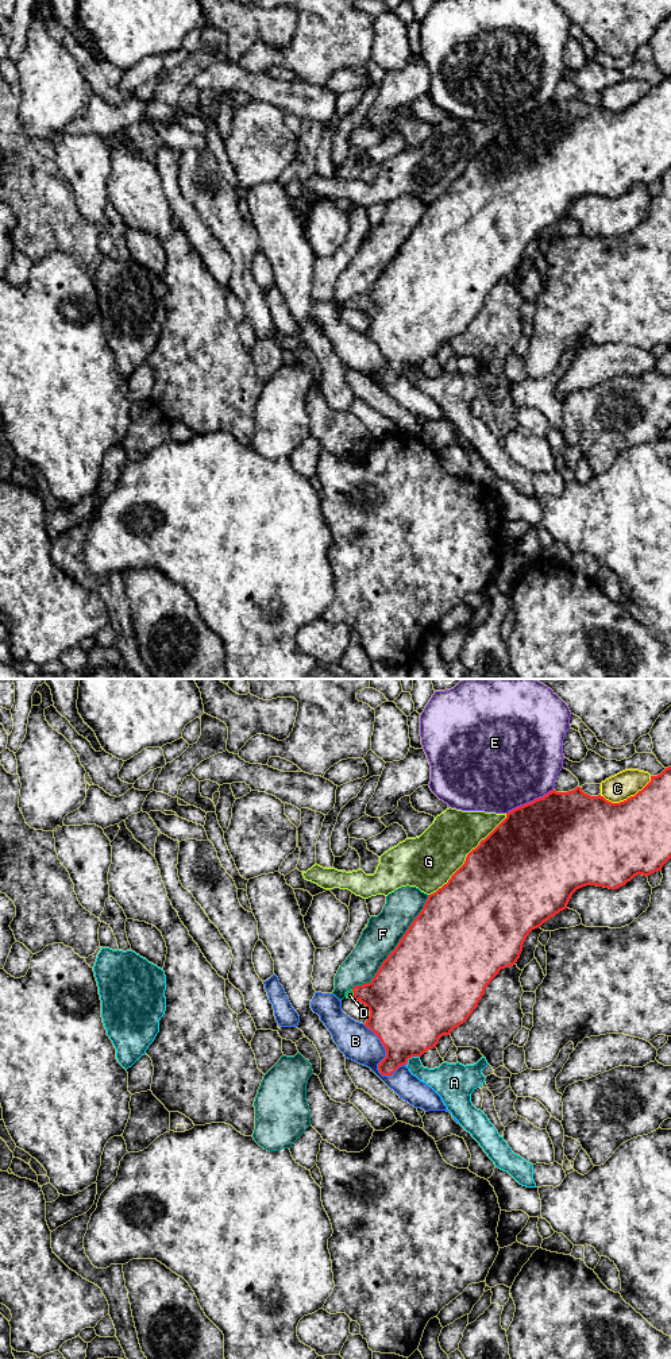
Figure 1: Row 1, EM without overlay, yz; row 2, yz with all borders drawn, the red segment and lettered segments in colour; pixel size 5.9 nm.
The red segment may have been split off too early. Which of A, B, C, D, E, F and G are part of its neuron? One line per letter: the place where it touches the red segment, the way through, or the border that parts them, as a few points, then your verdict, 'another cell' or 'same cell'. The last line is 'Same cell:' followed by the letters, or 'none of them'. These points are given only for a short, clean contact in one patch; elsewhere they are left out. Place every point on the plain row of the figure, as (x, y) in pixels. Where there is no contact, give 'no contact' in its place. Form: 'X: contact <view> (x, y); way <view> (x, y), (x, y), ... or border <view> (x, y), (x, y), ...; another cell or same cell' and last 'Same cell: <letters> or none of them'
A: contact yz (411, 366); another cell
B: contact yz (381, 370); another cell
C: contact yz (628, 107); another cell
D: contact yz (354, 302); way yz (396, 307), (354, 302), (350, 304); same cell
E: contact yz (531, 111); another cell
F: contact yz (396, 257); another cell
G: contact yz (466, 166); another cell
Same cell: D

